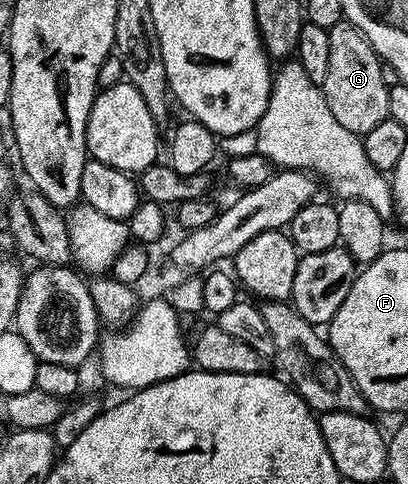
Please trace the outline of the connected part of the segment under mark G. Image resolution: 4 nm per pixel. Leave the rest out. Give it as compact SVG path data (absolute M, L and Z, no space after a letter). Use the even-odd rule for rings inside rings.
M347 21L328 30L330 37L330 66L322 90L330 113L338 125L350 129L350 133L363 137L384 119L388 118L389 80L384 80L385 64L376 50L368 44L368 38L352 23Z

